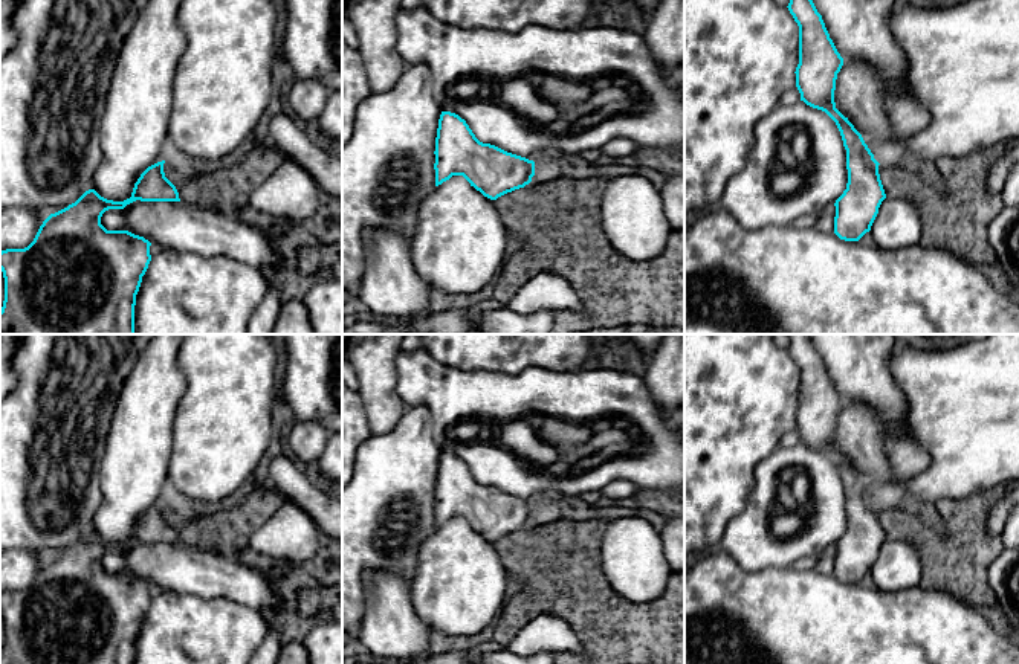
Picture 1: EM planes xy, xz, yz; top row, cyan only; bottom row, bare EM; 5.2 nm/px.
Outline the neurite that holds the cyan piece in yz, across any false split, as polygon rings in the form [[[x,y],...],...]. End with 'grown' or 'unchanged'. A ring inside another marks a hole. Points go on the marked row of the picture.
[[[790,0],[787,8],[799,26],[799,64],[794,73],[801,101],[825,111],[836,122],[846,150],[848,183],[834,203],[834,234],[845,241],[859,241],[871,230],[886,198],[880,163],[862,134],[836,108],[836,79],[843,58],[830,38],[822,15],[813,0]]] | unchanged

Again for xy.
[[[163,163],[141,174],[130,198],[113,201],[89,189],[75,203],[50,214],[27,247],[0,252],[5,278],[0,334],[134,334],[136,295],[151,261],[151,243],[128,230],[107,230],[101,217],[136,200],[180,201],[176,186],[165,177]]] | unchanged

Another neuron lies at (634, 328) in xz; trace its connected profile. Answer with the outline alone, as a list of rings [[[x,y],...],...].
[[[631,324],[626,327],[603,327],[570,334],[684,334],[684,330],[674,327],[649,327],[643,324]]]

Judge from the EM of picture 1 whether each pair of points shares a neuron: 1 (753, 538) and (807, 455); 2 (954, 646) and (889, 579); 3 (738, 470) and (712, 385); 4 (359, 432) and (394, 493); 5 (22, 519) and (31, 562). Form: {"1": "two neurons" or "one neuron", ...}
{"1": "one neuron", "2": "two neurons", "3": "one neuron", "4": "two neurons", "5": "two neurons"}

